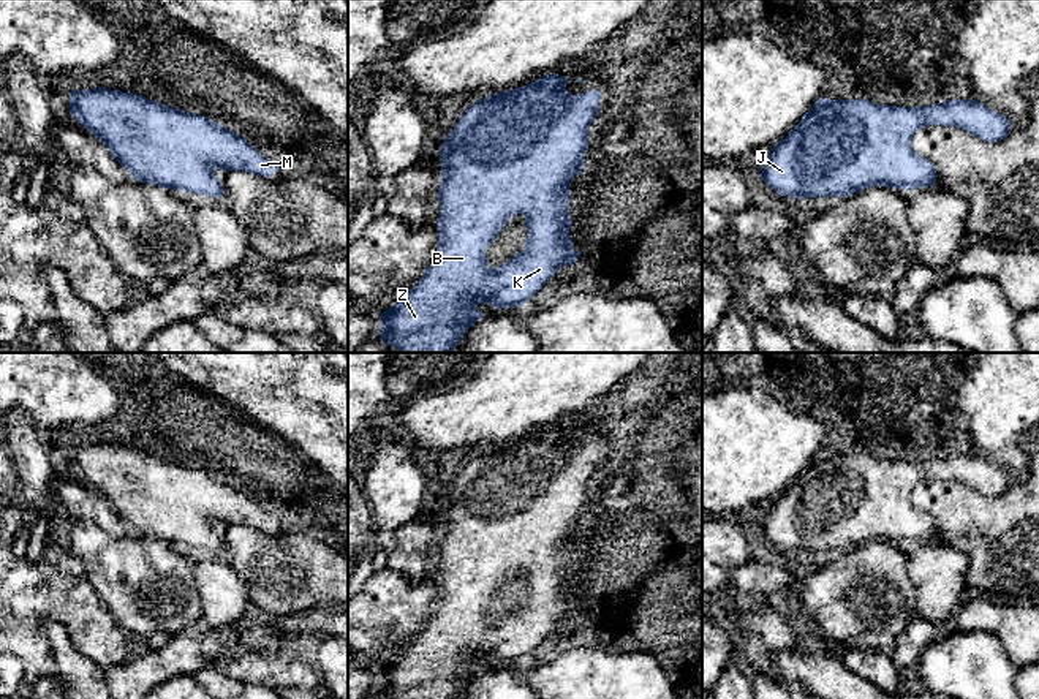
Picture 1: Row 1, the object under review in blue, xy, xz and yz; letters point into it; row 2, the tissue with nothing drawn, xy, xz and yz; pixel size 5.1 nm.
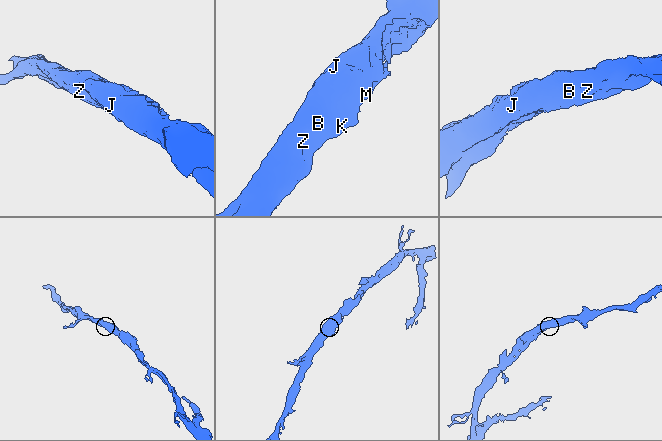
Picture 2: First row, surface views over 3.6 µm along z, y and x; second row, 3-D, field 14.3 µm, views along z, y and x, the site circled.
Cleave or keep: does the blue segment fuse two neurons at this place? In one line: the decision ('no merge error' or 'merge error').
no merge error

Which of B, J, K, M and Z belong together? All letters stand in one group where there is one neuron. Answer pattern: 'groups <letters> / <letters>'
groups B J K M Z

